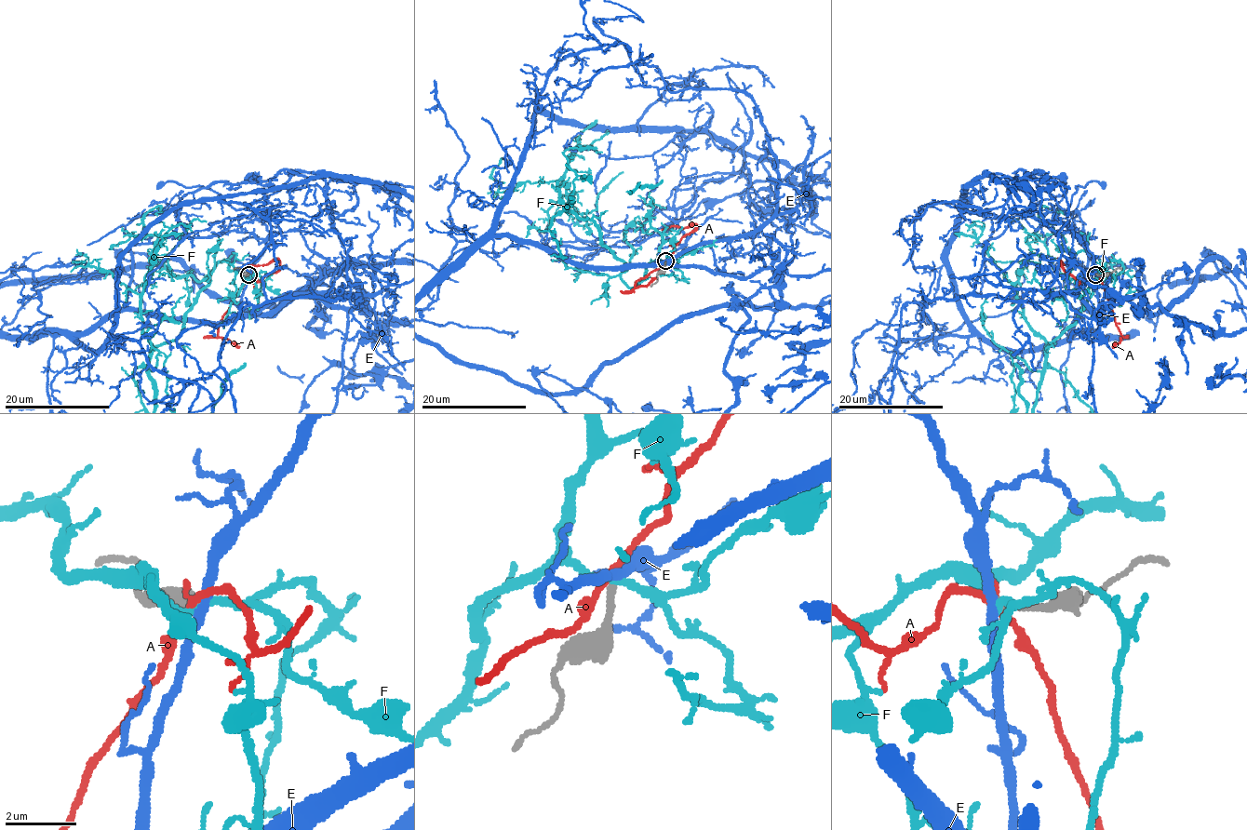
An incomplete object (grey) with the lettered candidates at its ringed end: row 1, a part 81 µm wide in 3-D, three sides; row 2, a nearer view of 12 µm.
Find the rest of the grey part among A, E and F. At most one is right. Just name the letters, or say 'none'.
none

